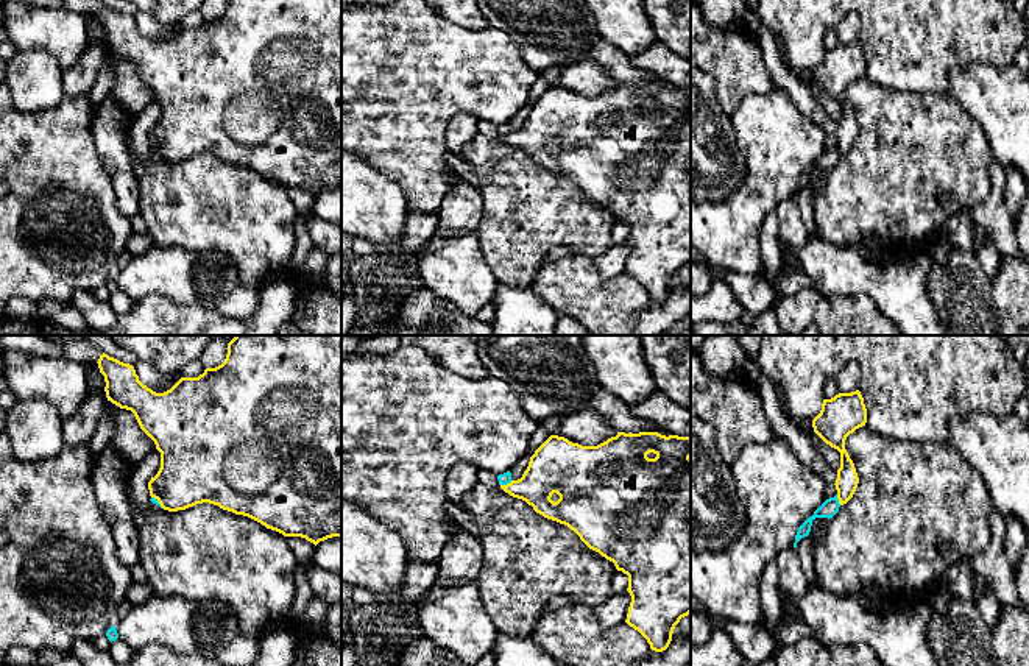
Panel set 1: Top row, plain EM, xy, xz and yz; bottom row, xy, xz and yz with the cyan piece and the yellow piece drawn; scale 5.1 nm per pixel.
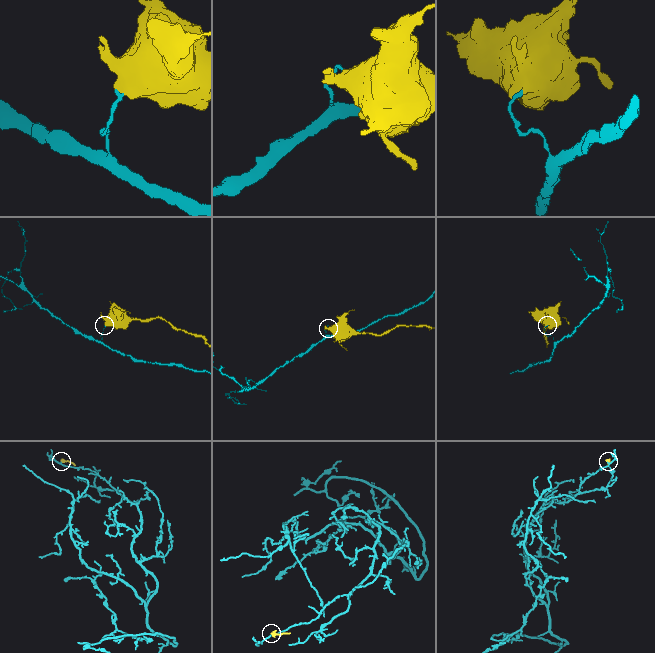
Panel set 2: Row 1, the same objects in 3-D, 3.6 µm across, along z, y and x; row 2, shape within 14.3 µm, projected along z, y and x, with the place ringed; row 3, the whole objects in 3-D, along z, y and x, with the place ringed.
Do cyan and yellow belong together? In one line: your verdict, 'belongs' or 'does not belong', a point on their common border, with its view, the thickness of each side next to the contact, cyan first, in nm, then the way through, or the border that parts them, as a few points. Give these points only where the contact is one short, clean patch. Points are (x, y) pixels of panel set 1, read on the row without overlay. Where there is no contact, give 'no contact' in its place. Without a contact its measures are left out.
does not belong; meets cyan in xz at (505, 134); 60 nm thick on the cyan side, 240 nm on the other; border along xz (512, 131), (501, 136)

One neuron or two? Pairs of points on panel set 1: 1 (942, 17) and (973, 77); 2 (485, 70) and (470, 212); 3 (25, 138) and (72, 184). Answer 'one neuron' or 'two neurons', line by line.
1: two neurons
2: two neurons
3: one neuron

